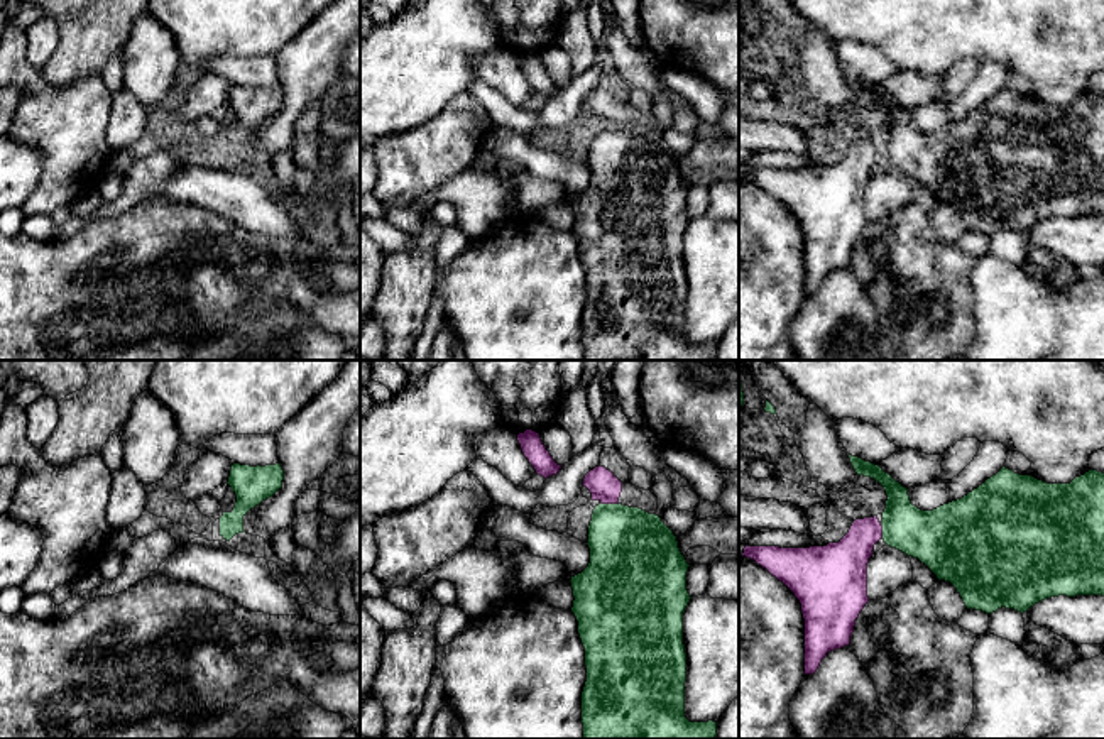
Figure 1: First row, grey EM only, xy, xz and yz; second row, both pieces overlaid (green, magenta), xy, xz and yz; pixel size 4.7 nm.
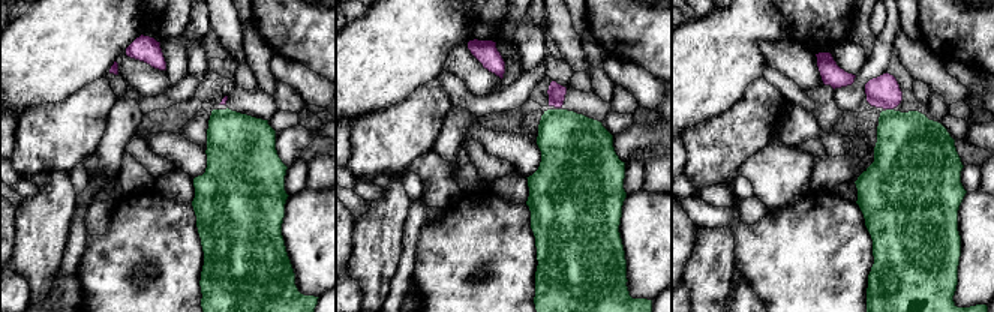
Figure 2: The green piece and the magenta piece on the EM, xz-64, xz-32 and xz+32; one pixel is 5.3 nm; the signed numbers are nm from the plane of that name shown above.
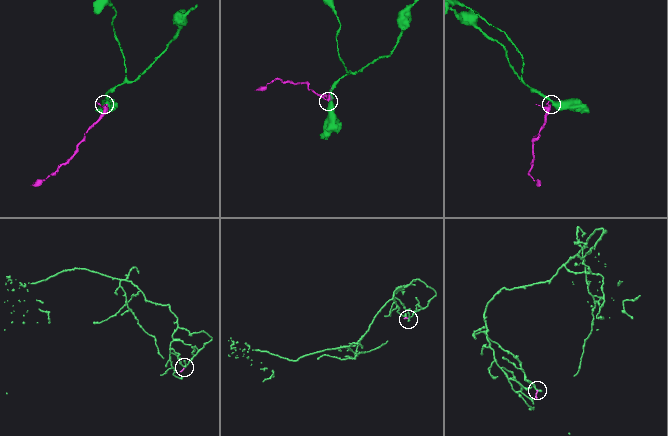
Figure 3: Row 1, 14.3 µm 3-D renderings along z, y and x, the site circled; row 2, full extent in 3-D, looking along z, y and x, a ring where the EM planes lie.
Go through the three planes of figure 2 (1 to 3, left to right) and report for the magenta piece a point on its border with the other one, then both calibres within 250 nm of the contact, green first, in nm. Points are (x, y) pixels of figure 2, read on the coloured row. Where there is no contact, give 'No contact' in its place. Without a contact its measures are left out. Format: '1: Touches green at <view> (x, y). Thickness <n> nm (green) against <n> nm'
1: No contact
2: No contact
3: Touches green at xz+32 (889, 110). Thickness 380 nm (green) against 180 nm

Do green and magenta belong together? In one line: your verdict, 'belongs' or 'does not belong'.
does not belong

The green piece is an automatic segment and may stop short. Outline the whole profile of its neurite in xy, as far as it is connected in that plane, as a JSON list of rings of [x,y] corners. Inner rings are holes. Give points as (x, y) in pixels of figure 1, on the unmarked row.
[[[233,85],[228,98],[228,107],[237,117],[232,134],[223,134],[220,139],[220,157],[230,162],[235,156],[243,152],[243,137],[259,127],[262,122],[272,118],[284,101],[281,85],[265,88],[250,88]]]

